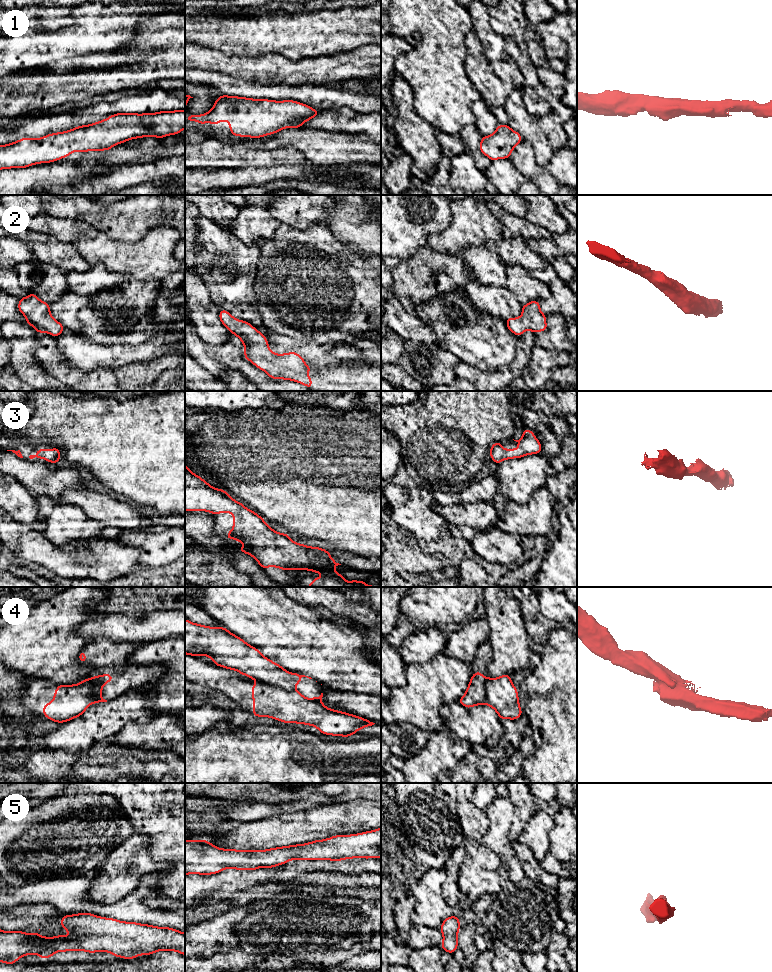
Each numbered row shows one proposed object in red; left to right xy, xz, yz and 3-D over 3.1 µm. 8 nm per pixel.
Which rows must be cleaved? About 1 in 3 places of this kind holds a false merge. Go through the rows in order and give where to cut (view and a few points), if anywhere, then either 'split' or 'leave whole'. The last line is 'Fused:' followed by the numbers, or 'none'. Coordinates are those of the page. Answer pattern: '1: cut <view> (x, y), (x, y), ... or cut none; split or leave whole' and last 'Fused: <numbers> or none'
1: cut none; leave whole
2: cut none; leave whole
3: cut none; leave whole
4: cut xz (259, 681), (295, 691); split
5: cut none; leave whole
Fused: 4

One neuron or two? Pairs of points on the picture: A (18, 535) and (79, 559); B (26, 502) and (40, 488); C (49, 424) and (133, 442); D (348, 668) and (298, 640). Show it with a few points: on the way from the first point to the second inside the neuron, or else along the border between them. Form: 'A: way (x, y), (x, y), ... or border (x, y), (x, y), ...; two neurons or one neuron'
A: way (33, 548), (54, 558), (64, 559); one neuron
B: border (16, 479), (34, 496); two neurons
C: way (70, 424), (112, 440); one neuron
D: way (336, 657), (321, 646), (310, 643); one neuron

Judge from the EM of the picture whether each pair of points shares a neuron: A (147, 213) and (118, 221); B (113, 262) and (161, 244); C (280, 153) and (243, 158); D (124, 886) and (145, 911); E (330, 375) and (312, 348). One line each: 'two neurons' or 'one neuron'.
A: one neuron
B: one neuron
C: one neuron
D: two neurons
E: two neurons

